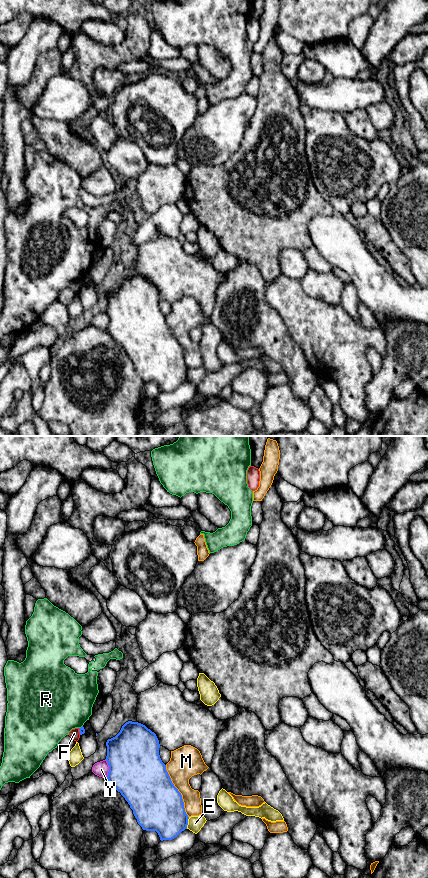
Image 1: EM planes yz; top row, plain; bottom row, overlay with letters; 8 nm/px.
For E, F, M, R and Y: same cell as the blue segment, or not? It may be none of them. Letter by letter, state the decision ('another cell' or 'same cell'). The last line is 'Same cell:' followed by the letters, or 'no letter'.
E: another cell
F: another cell
M: another cell
R: another cell
Y: another cell
Same cell: no letter

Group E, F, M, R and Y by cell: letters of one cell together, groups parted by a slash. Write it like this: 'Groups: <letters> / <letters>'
Groups: E / F / M / R / Y

